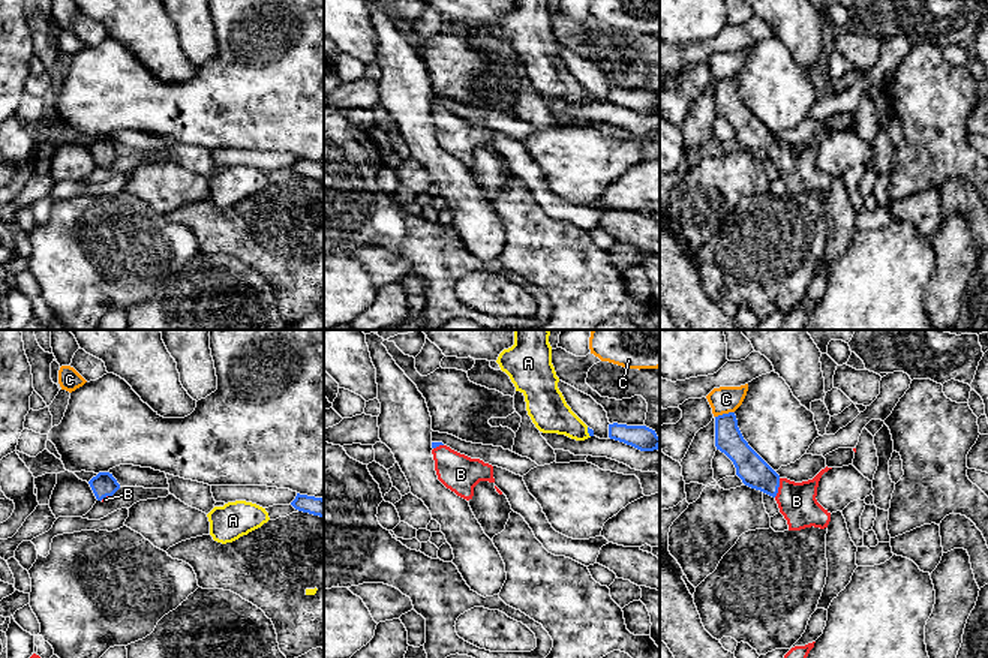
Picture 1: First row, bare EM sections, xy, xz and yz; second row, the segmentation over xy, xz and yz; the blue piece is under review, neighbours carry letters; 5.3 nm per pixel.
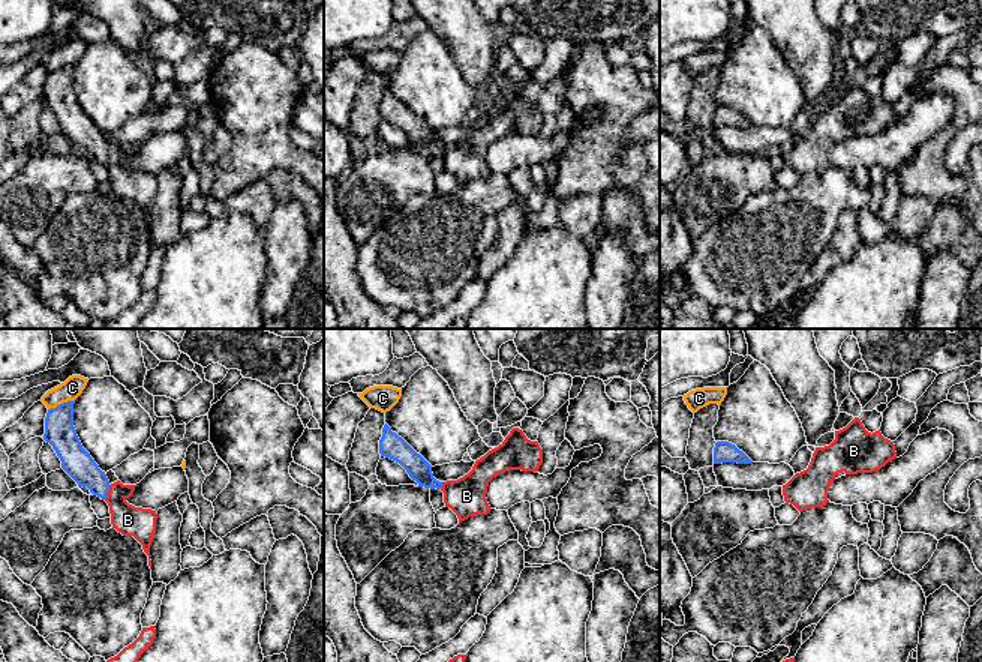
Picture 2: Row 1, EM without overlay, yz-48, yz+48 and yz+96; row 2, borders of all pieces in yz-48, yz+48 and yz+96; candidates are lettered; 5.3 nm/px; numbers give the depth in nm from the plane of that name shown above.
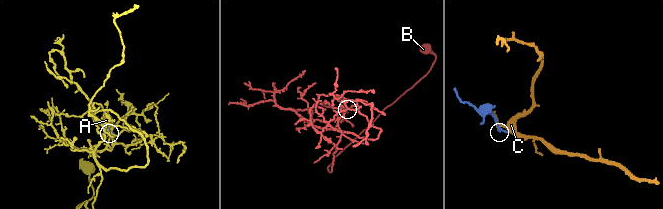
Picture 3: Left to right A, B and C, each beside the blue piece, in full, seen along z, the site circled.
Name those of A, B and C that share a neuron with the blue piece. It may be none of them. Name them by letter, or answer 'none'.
B

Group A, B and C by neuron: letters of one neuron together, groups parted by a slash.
A / B / C

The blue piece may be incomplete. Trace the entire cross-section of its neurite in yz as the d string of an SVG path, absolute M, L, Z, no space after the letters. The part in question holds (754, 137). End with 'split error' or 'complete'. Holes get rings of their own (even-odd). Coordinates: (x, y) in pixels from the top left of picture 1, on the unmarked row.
M735 76L715 81L715 111L733 126L736 139L745 150L760 154L777 165L780 177L787 184L789 195L801 195L811 190L828 192L831 177L817 166L816 160L822 139L832 132L826 130L813 144L802 147L781 142L744 103Z | split error

